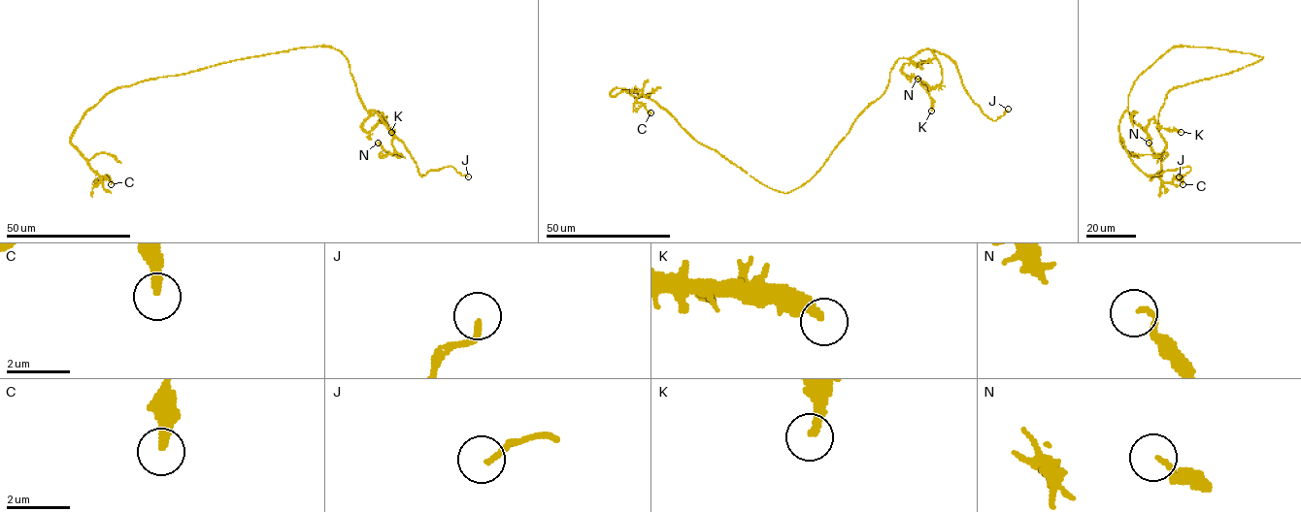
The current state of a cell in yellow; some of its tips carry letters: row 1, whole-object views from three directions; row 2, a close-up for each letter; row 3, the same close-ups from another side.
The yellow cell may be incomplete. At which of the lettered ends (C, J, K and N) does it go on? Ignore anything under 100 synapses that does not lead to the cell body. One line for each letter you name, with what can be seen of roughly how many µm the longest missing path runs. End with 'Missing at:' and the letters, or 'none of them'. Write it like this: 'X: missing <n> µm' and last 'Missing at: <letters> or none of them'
Missing at: none of them

